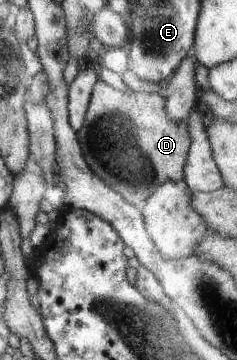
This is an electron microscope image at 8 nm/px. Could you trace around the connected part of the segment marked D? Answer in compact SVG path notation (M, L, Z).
M101 79L95 87L86 123L79 132L79 138L90 167L128 203L140 208L164 182L184 181L191 135L187 121L176 121L170 114L166 115L166 96L163 93L134 92L138 91L116 89Z

